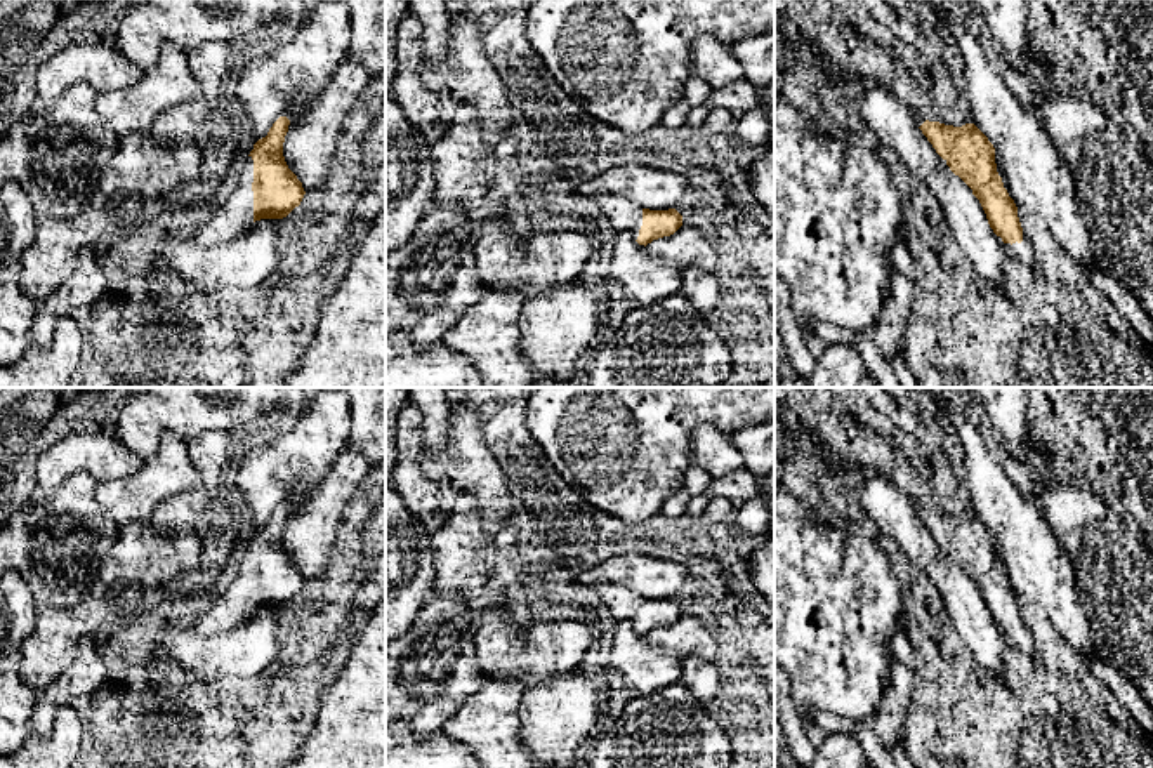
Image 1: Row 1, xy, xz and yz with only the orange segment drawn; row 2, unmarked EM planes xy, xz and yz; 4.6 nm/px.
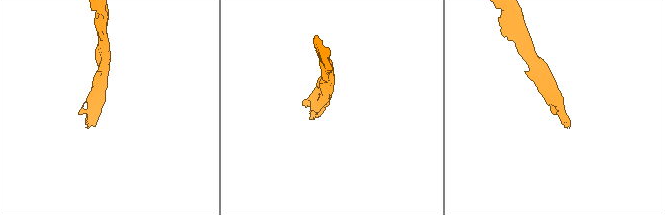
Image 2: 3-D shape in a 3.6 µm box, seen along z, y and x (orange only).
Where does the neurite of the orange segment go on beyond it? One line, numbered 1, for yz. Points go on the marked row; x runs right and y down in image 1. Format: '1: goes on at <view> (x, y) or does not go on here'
1: goes on at yz (1023, 254)

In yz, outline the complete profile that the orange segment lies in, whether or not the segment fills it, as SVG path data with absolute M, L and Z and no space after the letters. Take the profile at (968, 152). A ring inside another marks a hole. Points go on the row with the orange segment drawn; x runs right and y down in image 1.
M926 120L919 129L950 170L972 189L990 228L1018 268L1040 271L1033 247L1023 235L1018 207L997 172L995 148L988 137L974 123L953 127Z

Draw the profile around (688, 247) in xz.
M682 224L674 235L653 240L646 252L663 264L679 269L698 268L705 273L715 273L719 252L710 238L698 228Z

